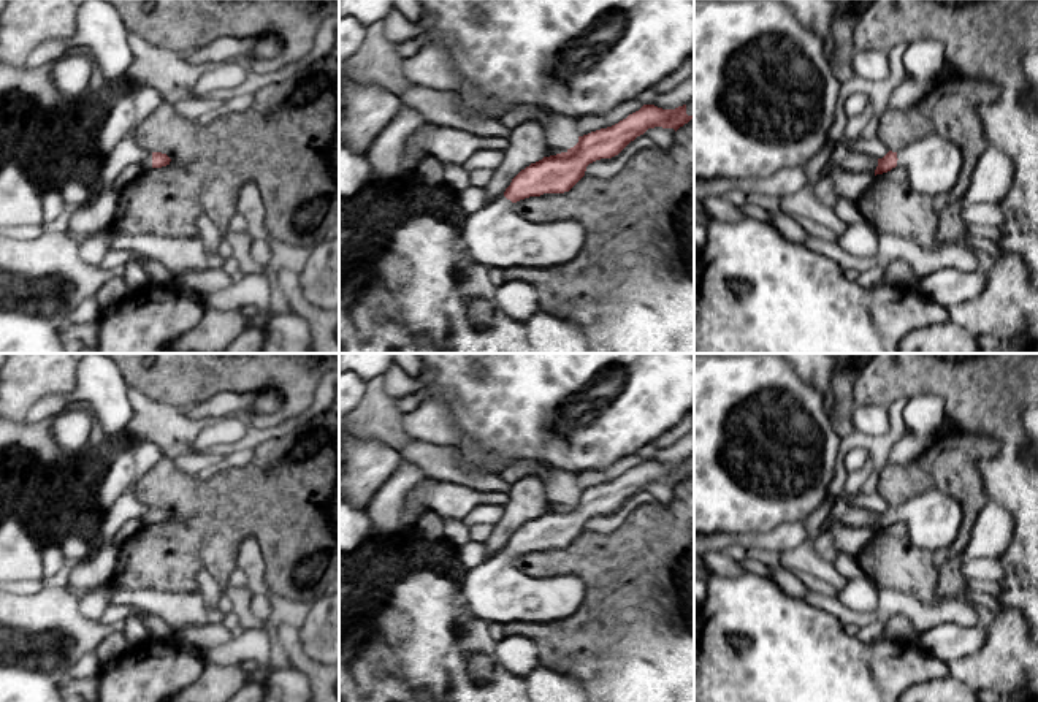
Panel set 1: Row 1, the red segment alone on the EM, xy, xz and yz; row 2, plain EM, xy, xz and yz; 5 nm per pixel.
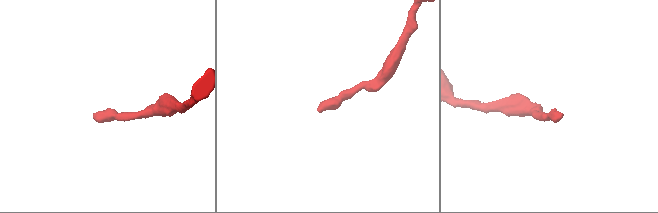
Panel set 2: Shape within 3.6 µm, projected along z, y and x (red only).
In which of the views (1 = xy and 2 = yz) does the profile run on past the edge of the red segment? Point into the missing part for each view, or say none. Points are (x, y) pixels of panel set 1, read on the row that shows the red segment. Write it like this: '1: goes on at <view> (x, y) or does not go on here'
1: goes on at xy (148, 162)
2: goes on at yz (934, 165)

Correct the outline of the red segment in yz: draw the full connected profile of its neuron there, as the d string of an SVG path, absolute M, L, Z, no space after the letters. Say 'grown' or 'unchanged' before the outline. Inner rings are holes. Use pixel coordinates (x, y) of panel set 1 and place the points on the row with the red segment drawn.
grown; M929 135L903 151L889 151L878 158L875 176L895 166L906 170L916 192L945 200L960 176L962 152L948 139Z

